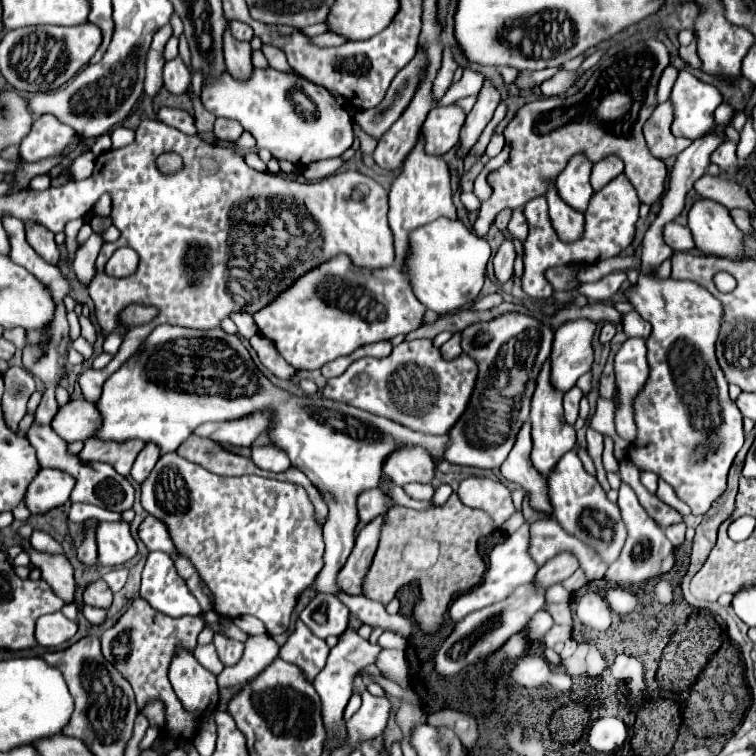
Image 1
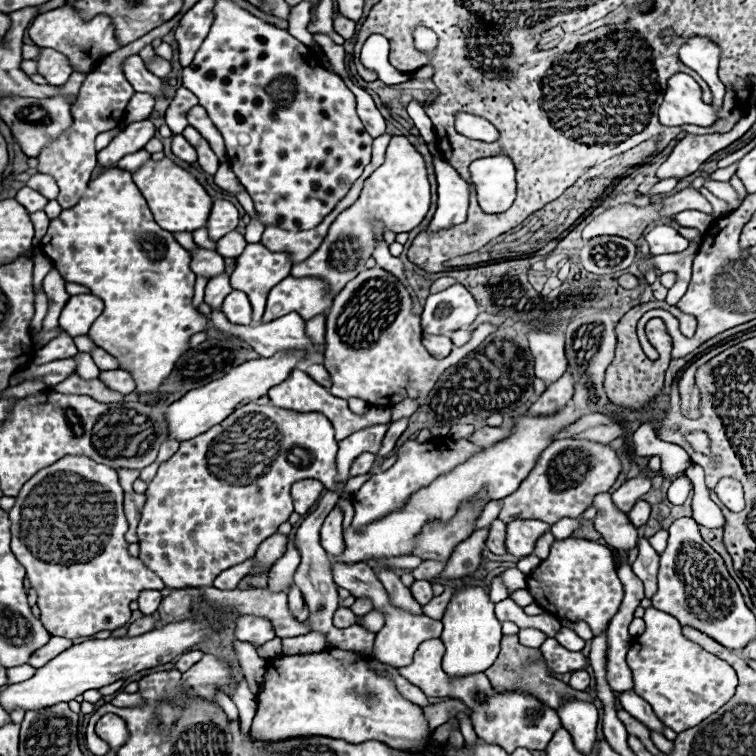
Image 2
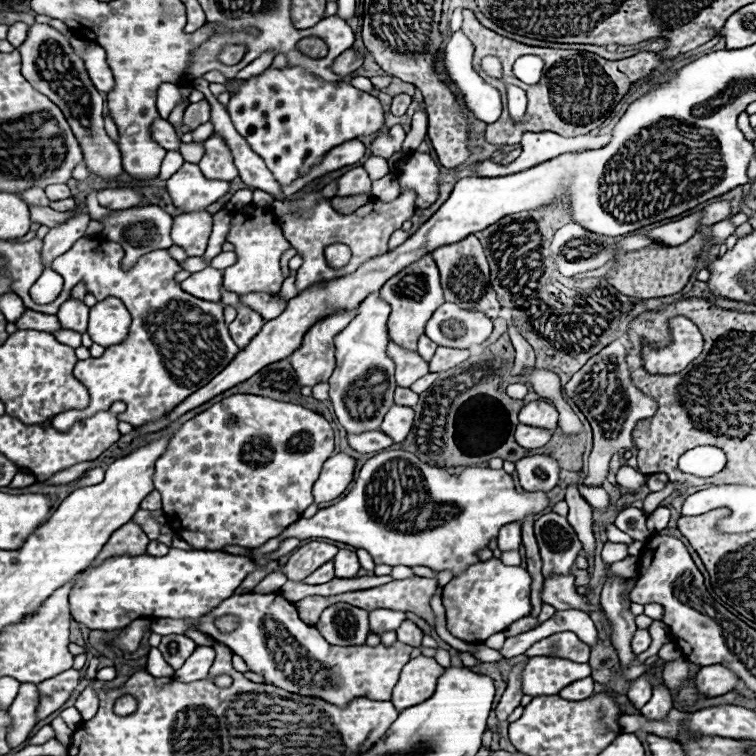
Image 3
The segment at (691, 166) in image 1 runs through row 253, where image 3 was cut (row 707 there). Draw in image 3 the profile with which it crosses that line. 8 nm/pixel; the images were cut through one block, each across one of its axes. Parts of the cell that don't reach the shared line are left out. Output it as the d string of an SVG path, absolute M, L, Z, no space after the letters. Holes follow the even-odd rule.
M656 684L652 690L652 698L640 712L646 720L664 720L666 714L672 710L672 706L674 706L674 702L672 702L670 690L662 684Z

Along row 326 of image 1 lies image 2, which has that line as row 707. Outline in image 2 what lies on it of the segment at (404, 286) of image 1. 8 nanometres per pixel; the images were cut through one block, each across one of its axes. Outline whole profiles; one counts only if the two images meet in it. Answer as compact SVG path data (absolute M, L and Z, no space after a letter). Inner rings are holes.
M328 650L318 654L294 654L294 656L276 656L268 660L266 666L266 686L262 694L258 694L258 710L256 718L252 722L250 738L262 746L268 746L272 742L290 740L298 736L326 736L326 738L338 738L346 742L364 742L364 740L380 740L388 746L402 748L402 750L414 750L416 744L428 734L426 720L422 716L422 710L404 700L394 682L380 678L374 670L368 666L368 658L358 652L348 650L336 650L336 656Z

